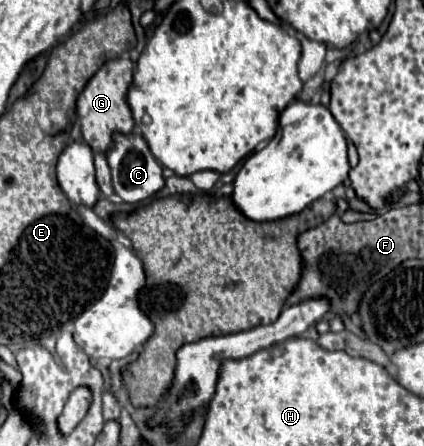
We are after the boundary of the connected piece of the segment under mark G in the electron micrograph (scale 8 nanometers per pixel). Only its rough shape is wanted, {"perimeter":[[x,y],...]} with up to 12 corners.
{"perimeter":[[129,57],[105,61],[77,97],[83,141],[105,153],[135,127]]}

